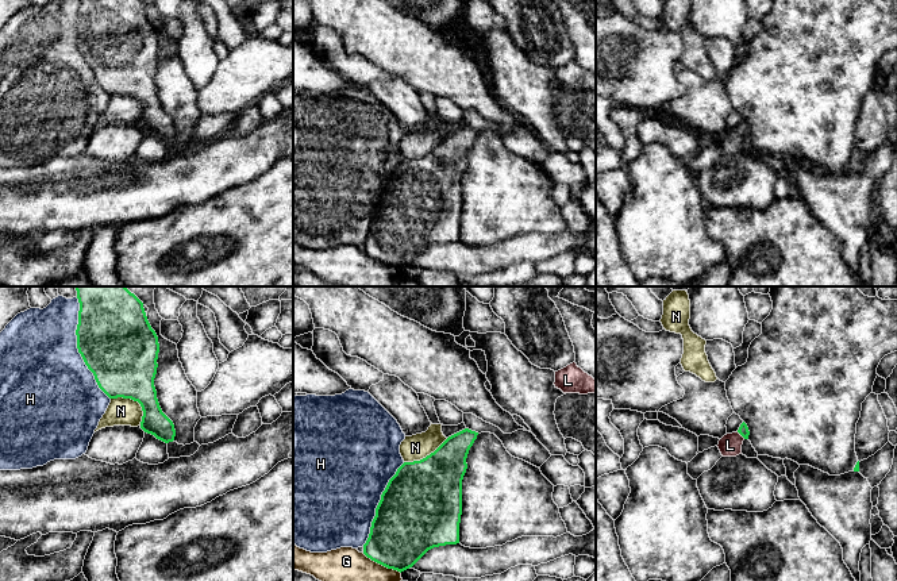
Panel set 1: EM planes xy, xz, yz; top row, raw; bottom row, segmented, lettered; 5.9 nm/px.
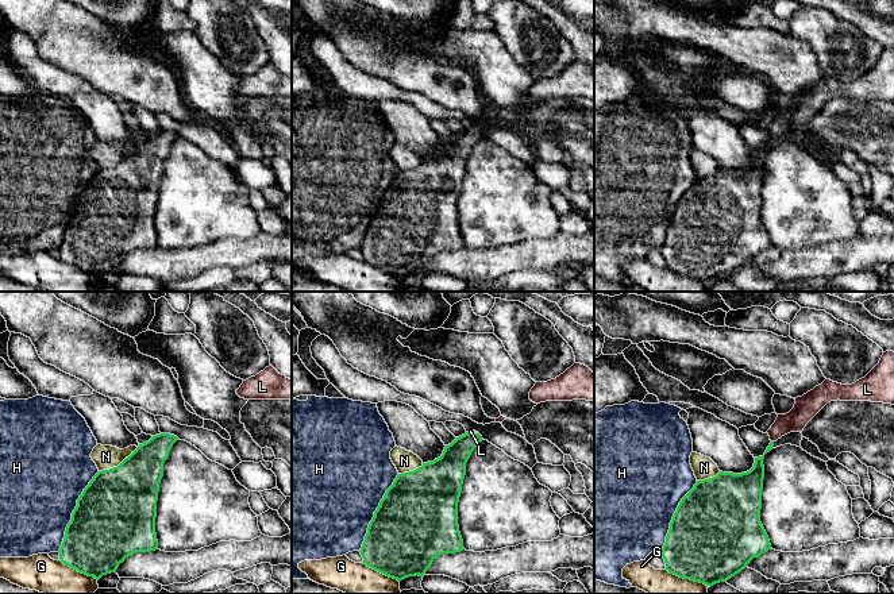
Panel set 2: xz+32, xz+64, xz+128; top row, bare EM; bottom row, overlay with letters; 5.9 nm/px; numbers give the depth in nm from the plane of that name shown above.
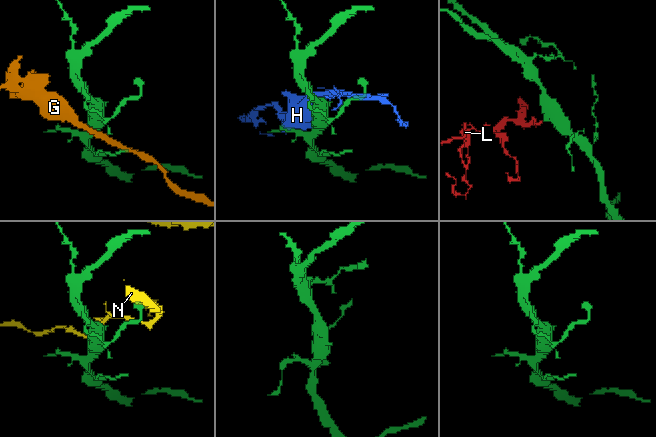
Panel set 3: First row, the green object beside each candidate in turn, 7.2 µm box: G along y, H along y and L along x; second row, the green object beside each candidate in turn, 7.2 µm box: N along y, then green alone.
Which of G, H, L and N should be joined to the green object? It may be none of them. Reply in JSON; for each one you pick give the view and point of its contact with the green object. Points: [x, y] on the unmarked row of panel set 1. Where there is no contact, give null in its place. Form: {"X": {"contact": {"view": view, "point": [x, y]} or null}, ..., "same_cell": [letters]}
{"L": {"contact": {"view": "yz", "point": [740, 131]}}, "same_cell": ["L"]}

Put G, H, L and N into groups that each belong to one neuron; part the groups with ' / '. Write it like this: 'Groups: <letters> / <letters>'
Groups: G / H / L / N

